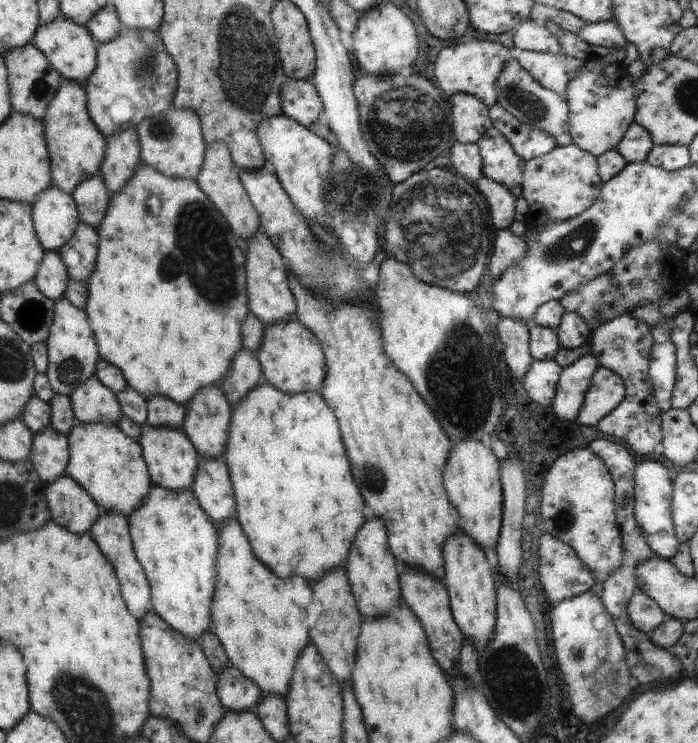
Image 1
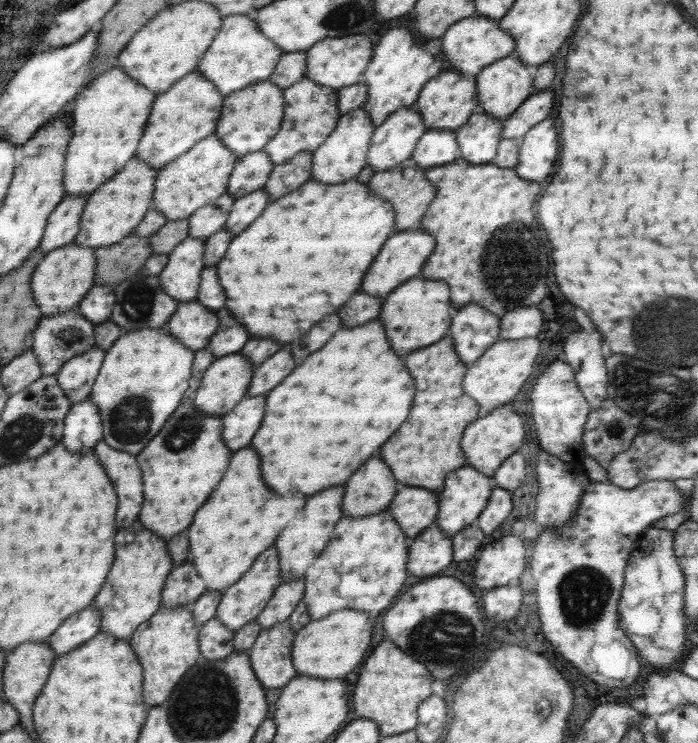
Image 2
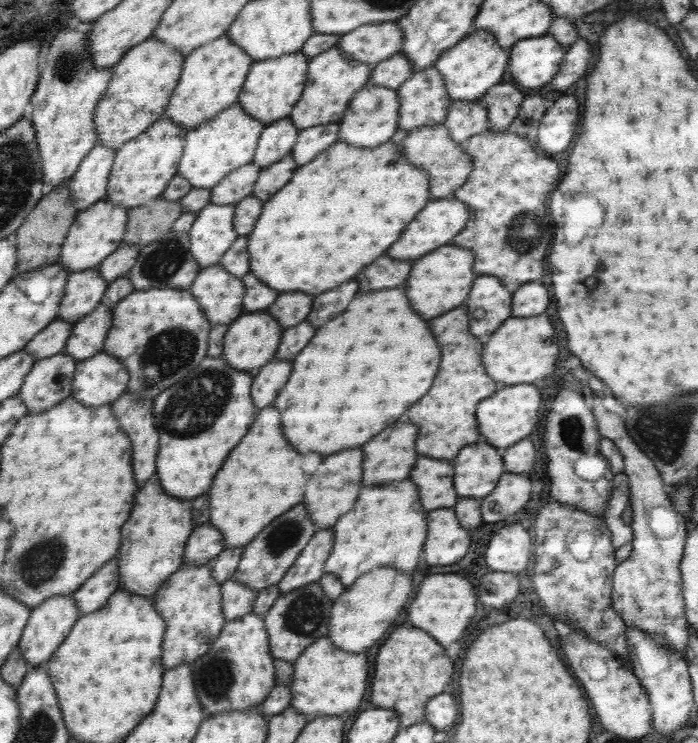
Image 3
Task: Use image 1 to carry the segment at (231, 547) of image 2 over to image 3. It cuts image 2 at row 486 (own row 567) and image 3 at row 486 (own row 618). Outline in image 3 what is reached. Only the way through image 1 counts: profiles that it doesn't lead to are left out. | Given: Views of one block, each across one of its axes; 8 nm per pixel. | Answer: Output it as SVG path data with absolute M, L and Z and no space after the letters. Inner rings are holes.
M272 406L262 408L248 434L228 454L208 492L210 522L224 536L225 549L246 547L276 516L304 500L308 476L300 466L302 460L304 456L292 450L280 430L278 410Z

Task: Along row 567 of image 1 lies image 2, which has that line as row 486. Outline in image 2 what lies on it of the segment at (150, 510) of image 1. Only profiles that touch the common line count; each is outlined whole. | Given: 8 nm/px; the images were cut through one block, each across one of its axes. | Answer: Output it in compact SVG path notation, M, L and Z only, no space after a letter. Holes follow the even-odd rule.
M187 394L176 412L161 426L160 432L136 455L144 478L144 506L140 512L144 528L166 542L186 530L194 512L208 500L210 492L224 476L230 460L228 456L230 450L222 440L220 418L196 410Z

